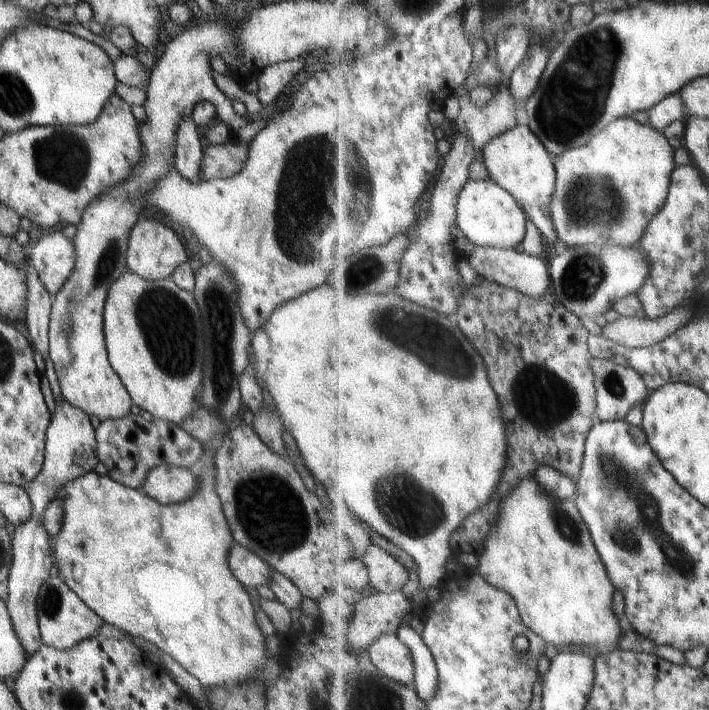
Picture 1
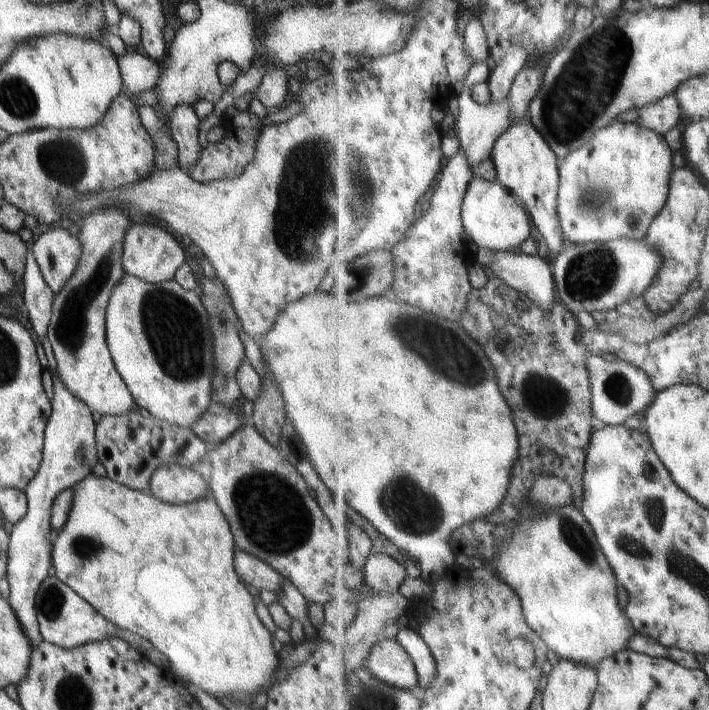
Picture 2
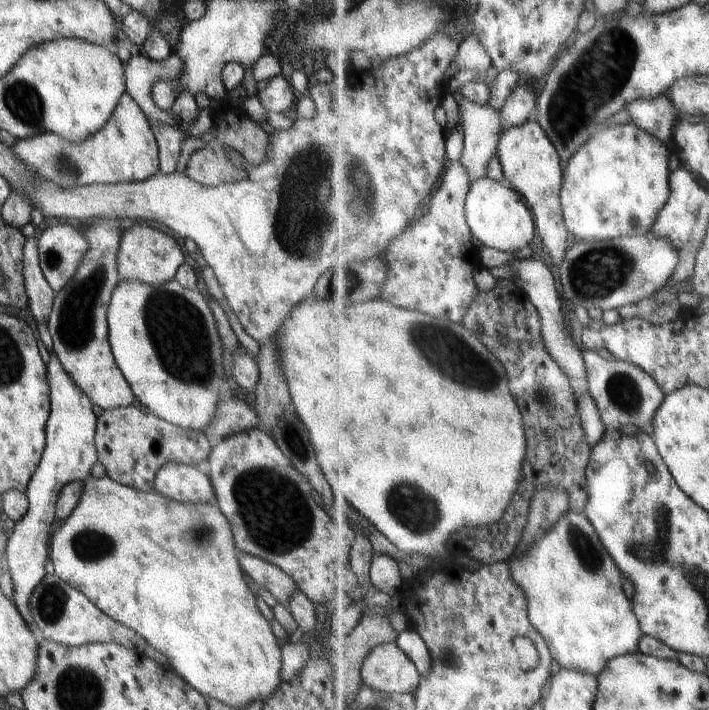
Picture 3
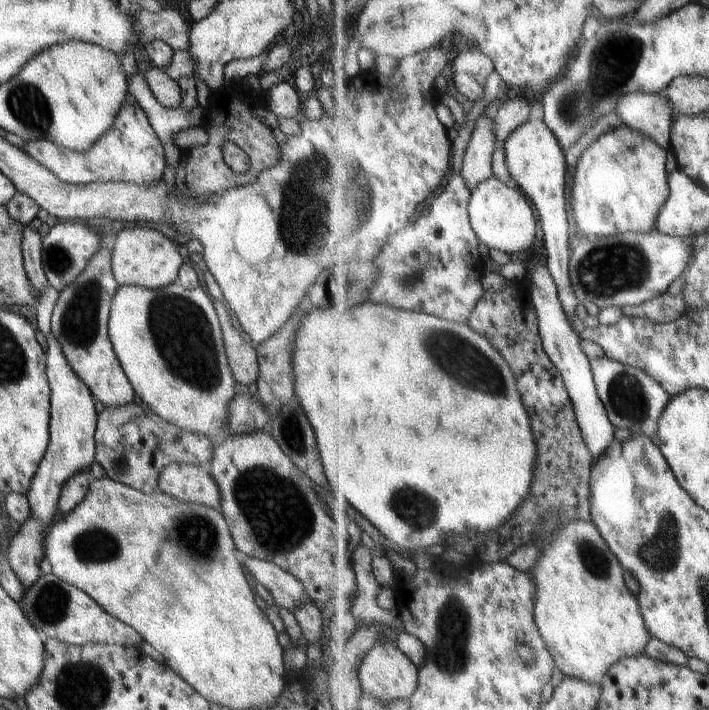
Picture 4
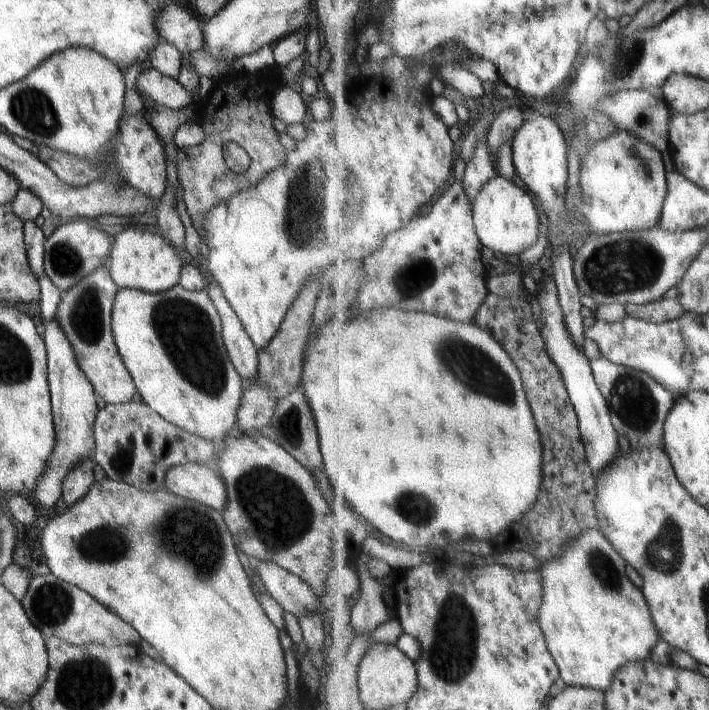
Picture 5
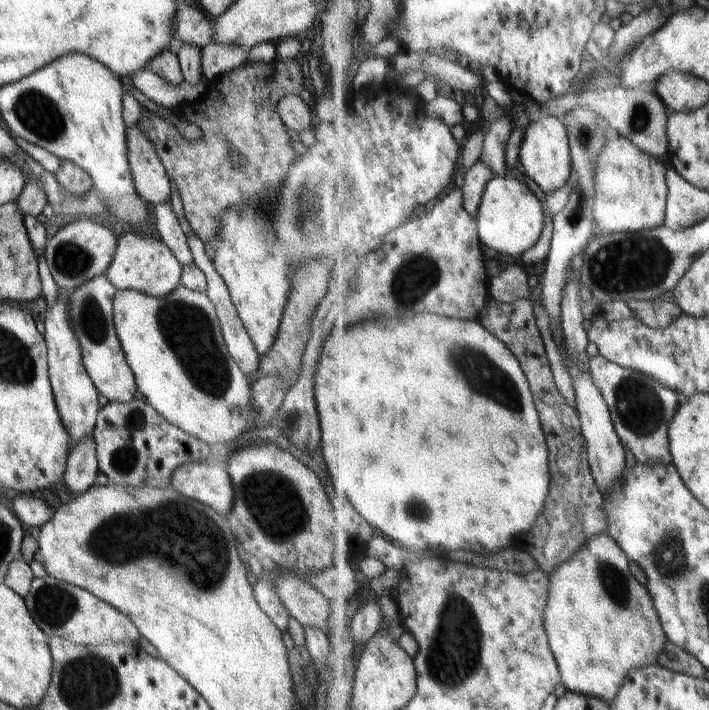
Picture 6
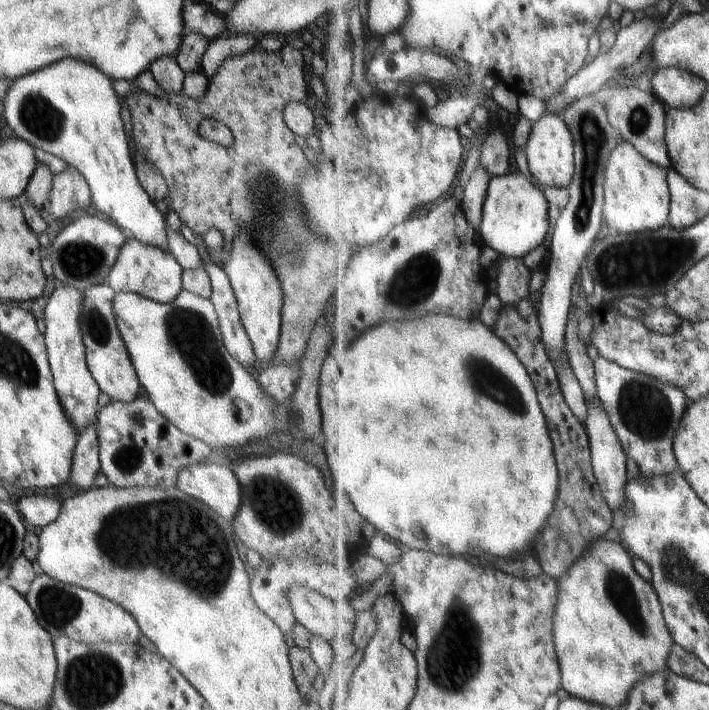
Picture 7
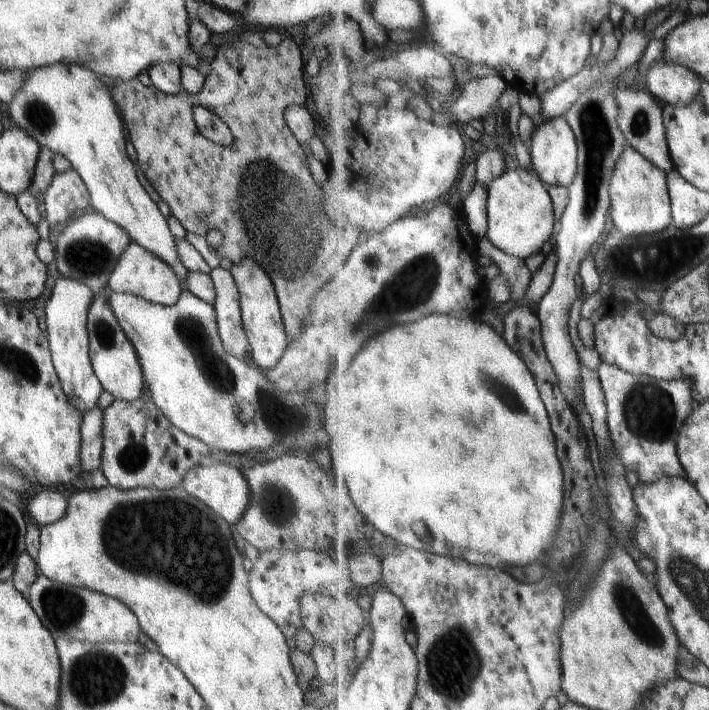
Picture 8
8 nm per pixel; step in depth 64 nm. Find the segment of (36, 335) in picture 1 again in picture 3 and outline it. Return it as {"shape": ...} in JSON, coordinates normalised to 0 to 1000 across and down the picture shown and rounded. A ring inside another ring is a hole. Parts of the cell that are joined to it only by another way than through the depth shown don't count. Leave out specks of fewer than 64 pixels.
{"shape":[[[35,335],[31,372],[37,417],[39,417],[38,432],[42,434],[51,458],[56,459],[62,451],[68,454],[71,448],[78,413],[56,377],[52,335]]]}

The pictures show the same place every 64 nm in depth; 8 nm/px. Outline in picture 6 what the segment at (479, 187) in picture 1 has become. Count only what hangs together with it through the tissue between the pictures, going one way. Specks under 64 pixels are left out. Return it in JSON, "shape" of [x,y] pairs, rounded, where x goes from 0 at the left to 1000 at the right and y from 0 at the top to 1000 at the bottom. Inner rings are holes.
{"shape":[[[700,246],[690,256],[674,299],[674,308],[677,308],[677,332],[684,346],[698,351],[704,359],[719,358],[735,366],[743,354],[769,339],[766,330],[772,304],[767,299],[767,283],[753,273],[753,268],[742,256],[722,246]]]}

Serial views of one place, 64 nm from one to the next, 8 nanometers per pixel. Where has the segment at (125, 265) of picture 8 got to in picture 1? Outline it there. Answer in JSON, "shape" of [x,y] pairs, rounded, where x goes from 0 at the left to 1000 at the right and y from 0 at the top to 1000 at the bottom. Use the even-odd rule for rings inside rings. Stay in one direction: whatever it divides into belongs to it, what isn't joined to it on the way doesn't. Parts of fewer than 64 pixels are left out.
{"shape":[[[199,304],[182,328],[178,373],[179,382],[192,386],[196,392],[209,396],[241,393],[243,386],[254,372],[262,370],[264,358],[255,338],[243,323],[236,321],[220,310],[210,310]]]}

